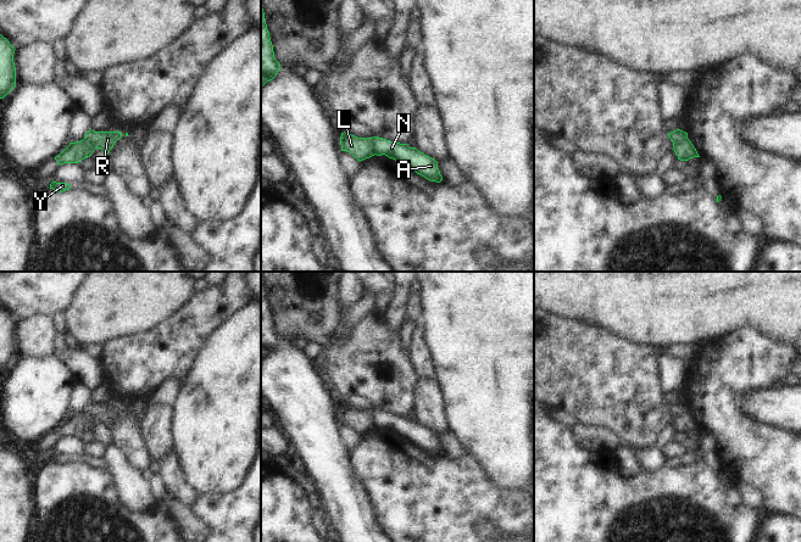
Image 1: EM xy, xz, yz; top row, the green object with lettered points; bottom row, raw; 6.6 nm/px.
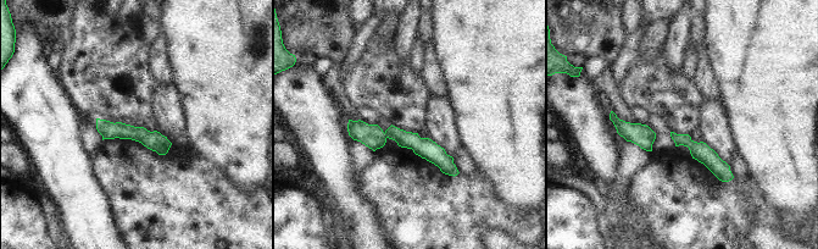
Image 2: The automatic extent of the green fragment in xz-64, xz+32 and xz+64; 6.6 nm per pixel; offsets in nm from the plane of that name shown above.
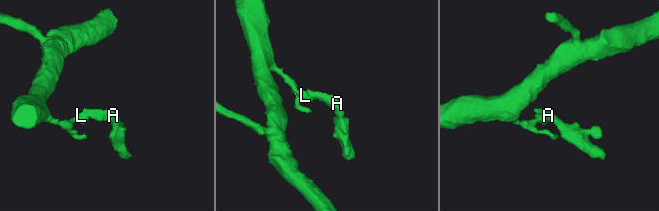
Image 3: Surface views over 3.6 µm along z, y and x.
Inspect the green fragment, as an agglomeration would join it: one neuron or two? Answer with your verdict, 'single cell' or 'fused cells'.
fused cells

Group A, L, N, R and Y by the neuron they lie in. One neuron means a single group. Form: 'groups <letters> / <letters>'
groups A N R / L Y

